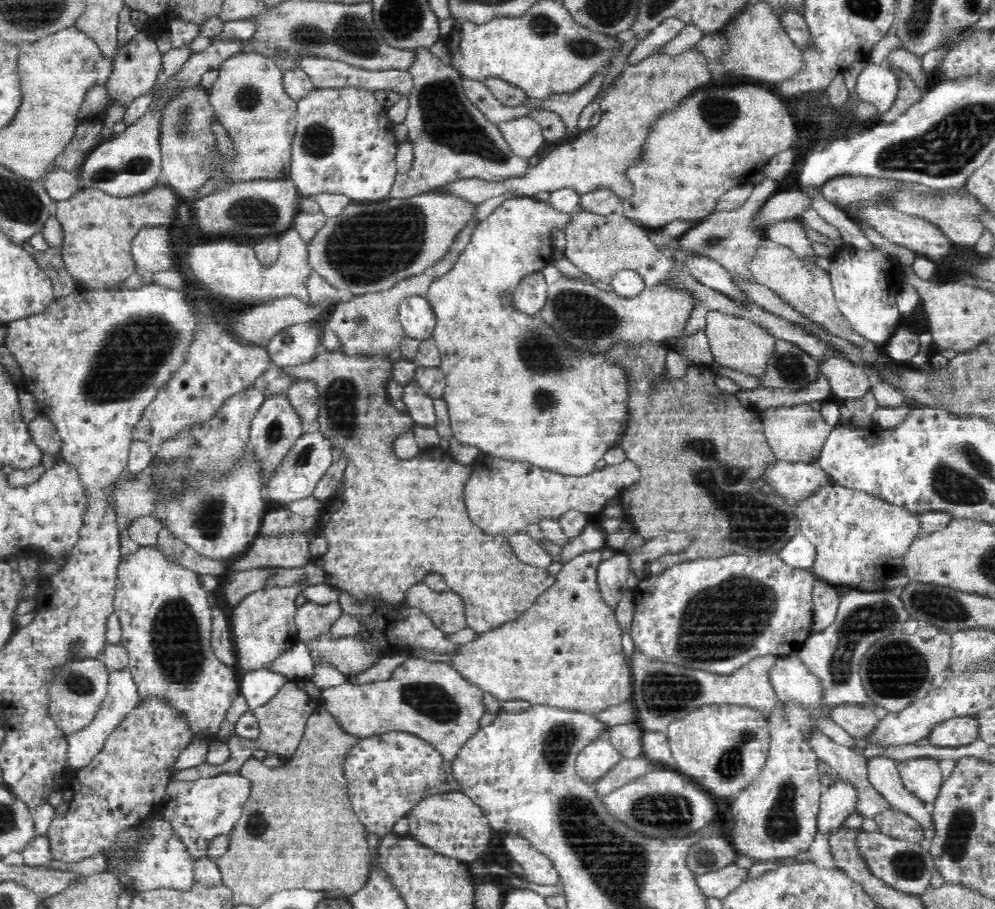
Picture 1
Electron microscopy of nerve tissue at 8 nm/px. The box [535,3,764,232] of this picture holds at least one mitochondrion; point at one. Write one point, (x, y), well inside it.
(717, 112)

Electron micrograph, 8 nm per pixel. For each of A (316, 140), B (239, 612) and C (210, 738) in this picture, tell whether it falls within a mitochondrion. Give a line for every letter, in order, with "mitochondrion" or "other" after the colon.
A: mitochondrion
B: other
C: other

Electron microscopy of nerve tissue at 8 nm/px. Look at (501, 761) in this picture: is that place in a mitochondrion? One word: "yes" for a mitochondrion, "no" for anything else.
no

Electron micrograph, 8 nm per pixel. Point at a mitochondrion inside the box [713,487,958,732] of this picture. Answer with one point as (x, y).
(860, 624)

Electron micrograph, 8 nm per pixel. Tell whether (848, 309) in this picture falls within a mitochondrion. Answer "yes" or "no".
no

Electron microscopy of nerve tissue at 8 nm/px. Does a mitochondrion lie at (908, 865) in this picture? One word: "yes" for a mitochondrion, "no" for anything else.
yes

